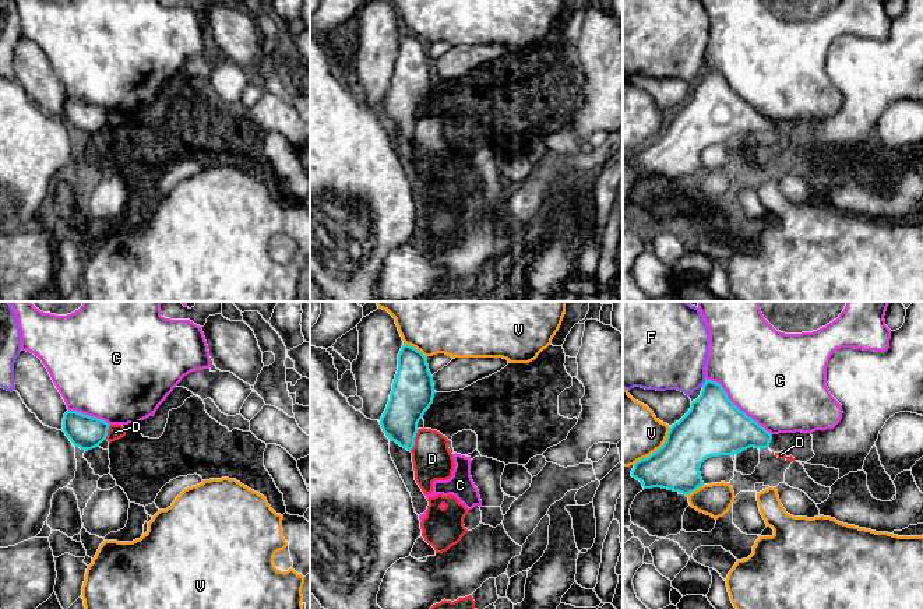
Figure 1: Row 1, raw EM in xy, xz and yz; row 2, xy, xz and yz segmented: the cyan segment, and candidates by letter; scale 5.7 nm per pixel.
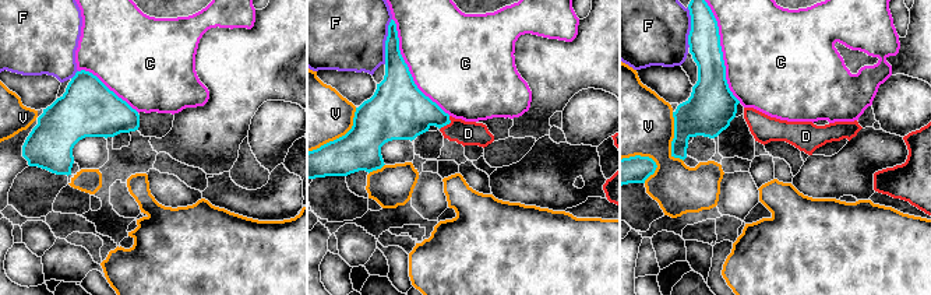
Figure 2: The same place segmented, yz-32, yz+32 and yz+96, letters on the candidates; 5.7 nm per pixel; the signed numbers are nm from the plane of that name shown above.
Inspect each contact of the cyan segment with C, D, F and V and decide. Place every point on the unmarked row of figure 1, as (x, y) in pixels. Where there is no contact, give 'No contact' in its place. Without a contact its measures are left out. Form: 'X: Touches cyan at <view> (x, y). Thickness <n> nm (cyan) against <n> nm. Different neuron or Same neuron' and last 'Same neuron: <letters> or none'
C: Touches cyan at yz (735, 92). Thickness 340 nm (cyan) against 500 nm. Different neuron
D: Touches cyan at xz (414, 127). Thickness 240 nm (cyan) against 220 nm. Different neuron
F: Touches cyan at yz (704, 70). Thickness 340 nm (cyan) against 400 nm. Different neuron
V: Touches cyan at yz (656, 137). Thickness 280 nm (cyan) against 380 nm. Different neuron
Same neuron: none

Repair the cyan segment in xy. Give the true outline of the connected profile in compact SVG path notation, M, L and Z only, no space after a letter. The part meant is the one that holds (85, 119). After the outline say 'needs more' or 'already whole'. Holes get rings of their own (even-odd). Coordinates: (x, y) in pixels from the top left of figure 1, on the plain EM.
M67 98L63 105L63 119L70 129L81 137L92 137L106 127L109 110L84 102L77 98Z; already whole

